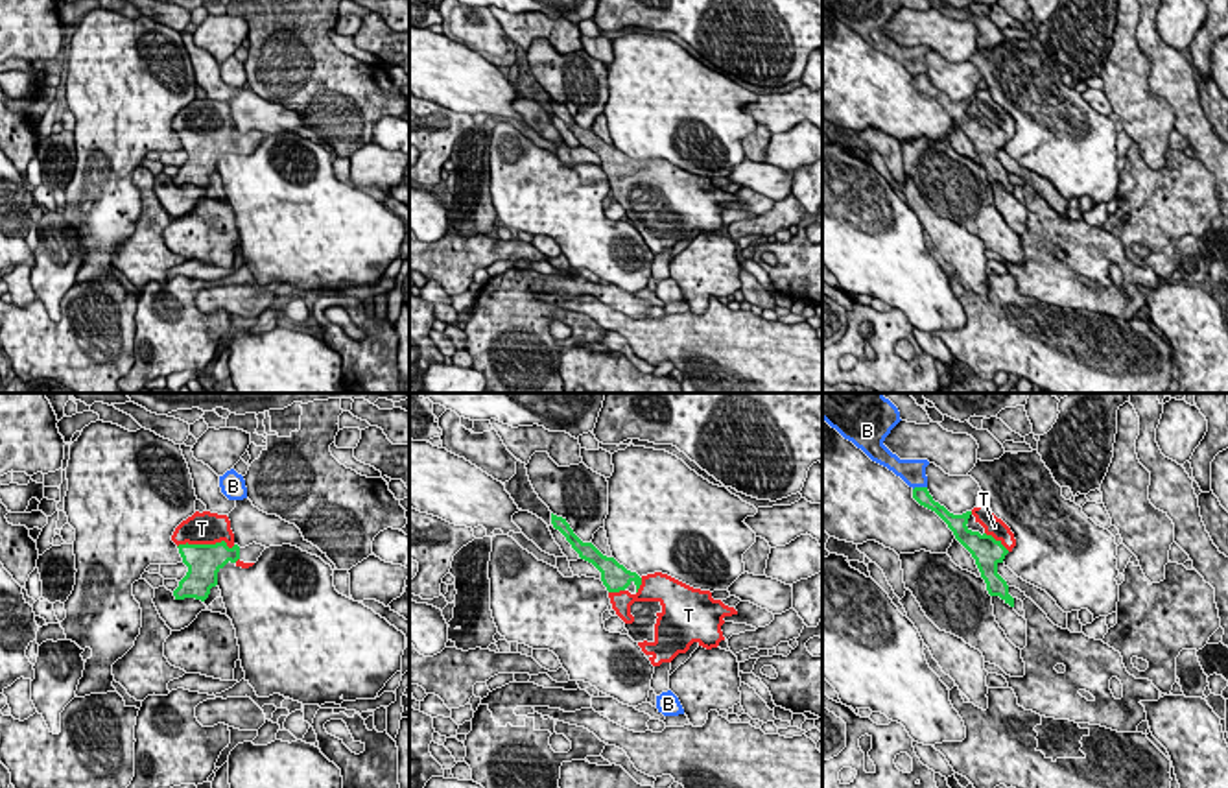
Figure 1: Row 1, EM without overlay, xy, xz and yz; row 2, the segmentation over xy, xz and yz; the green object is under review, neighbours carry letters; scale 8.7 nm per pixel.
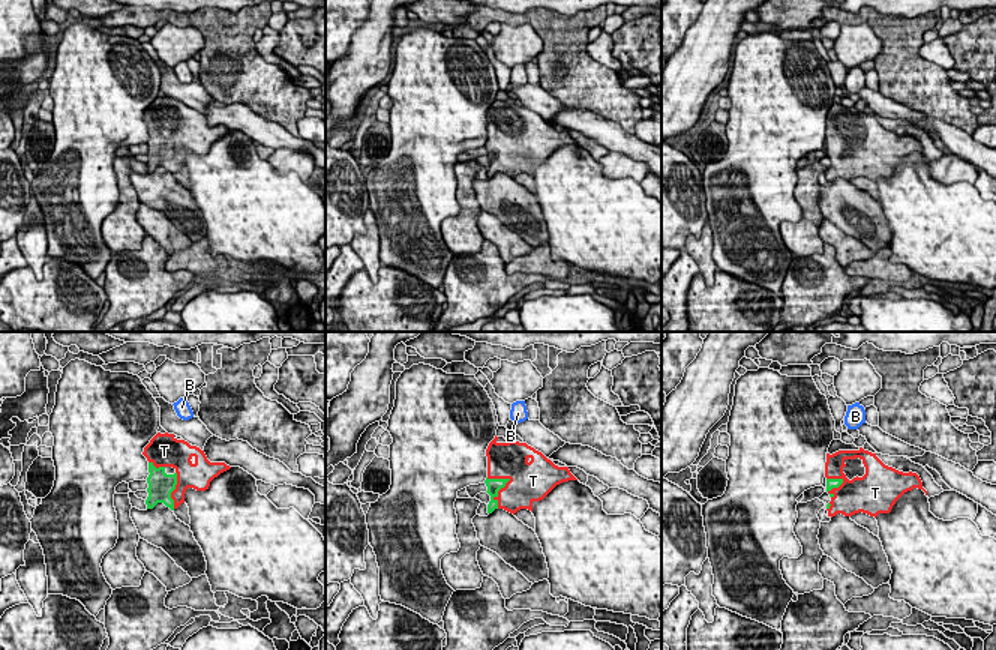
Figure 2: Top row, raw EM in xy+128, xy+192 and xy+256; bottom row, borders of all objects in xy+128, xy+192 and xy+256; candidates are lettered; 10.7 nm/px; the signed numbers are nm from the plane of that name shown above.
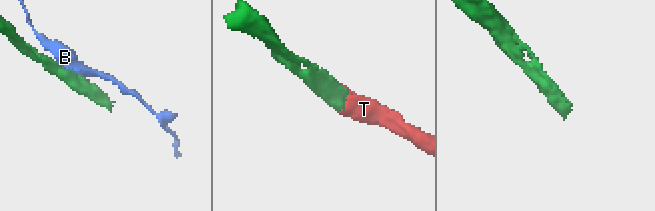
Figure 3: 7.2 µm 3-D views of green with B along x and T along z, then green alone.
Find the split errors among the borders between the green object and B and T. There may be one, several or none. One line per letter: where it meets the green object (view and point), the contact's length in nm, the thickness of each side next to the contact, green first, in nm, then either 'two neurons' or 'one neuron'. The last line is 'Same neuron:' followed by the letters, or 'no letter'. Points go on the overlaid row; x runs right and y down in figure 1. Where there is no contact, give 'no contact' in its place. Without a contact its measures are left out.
B: yz (919, 488) | 130 nm | 140/220 nm | two neurons
T: xy (205, 545) | 500 nm | 300/280 nm | one neuron
Same neuron: T

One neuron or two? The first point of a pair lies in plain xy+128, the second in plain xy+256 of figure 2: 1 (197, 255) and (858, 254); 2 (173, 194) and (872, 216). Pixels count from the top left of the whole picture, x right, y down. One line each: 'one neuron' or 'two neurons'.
1: two neurons
2: one neuron

